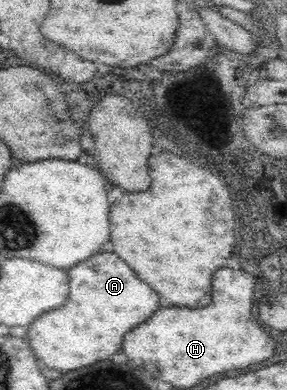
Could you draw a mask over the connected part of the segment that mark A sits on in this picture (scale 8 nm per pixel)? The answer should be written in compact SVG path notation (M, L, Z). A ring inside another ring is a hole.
M99 253L68 268L70 275L68 299L64 307L56 311L44 311L38 319L26 326L25 338L34 355L56 371L74 371L78 367L86 367L86 363L96 363L108 359L116 351L120 351L124 333L128 333L138 323L144 323L158 307L158 295L142 281L138 275L114 253Z

